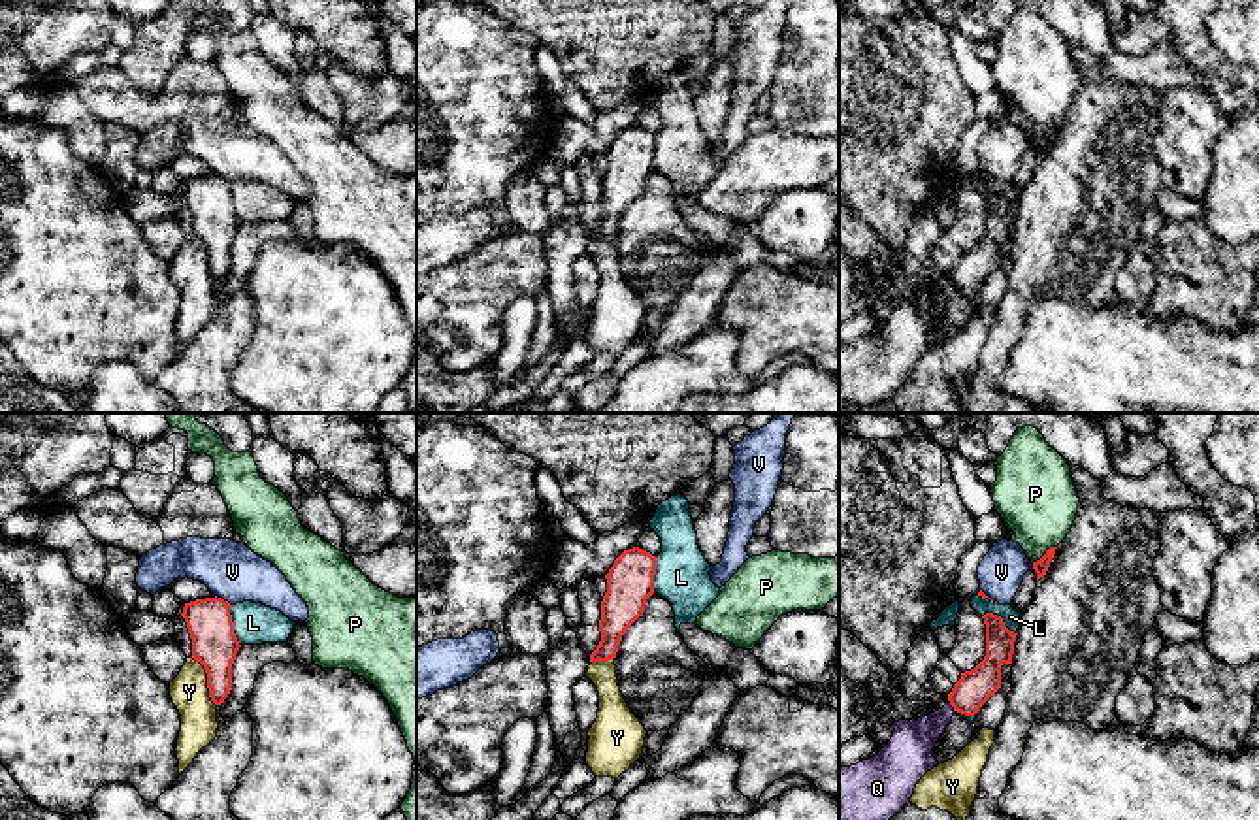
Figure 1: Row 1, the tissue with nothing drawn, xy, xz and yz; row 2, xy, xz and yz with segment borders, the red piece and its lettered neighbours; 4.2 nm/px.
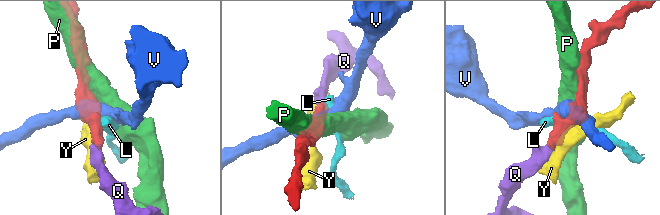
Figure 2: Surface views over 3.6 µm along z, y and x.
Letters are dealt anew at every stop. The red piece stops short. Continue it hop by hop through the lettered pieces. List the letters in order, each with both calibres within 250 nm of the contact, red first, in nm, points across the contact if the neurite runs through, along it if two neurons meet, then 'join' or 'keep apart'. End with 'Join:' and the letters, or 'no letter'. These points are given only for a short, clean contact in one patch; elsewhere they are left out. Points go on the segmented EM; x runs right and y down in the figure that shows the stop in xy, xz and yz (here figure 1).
L: 190 nm thick on the red side, 180 nm on the other; border along xy (230, 606), (232, 632), (240, 645); keep apart
P: 70 nm thick on the red side, 340 nm on the other; keep apart
Q: 150 nm thick on the red side, 190 nm on the other; runs through yz (975, 687), (952, 705), (911, 747); join
V: 190 nm thick on the red side, 240 nm on the other; keep apart
Y: 190 nm thick on the red side, 160 nm on the other; keep apart
Join: Q

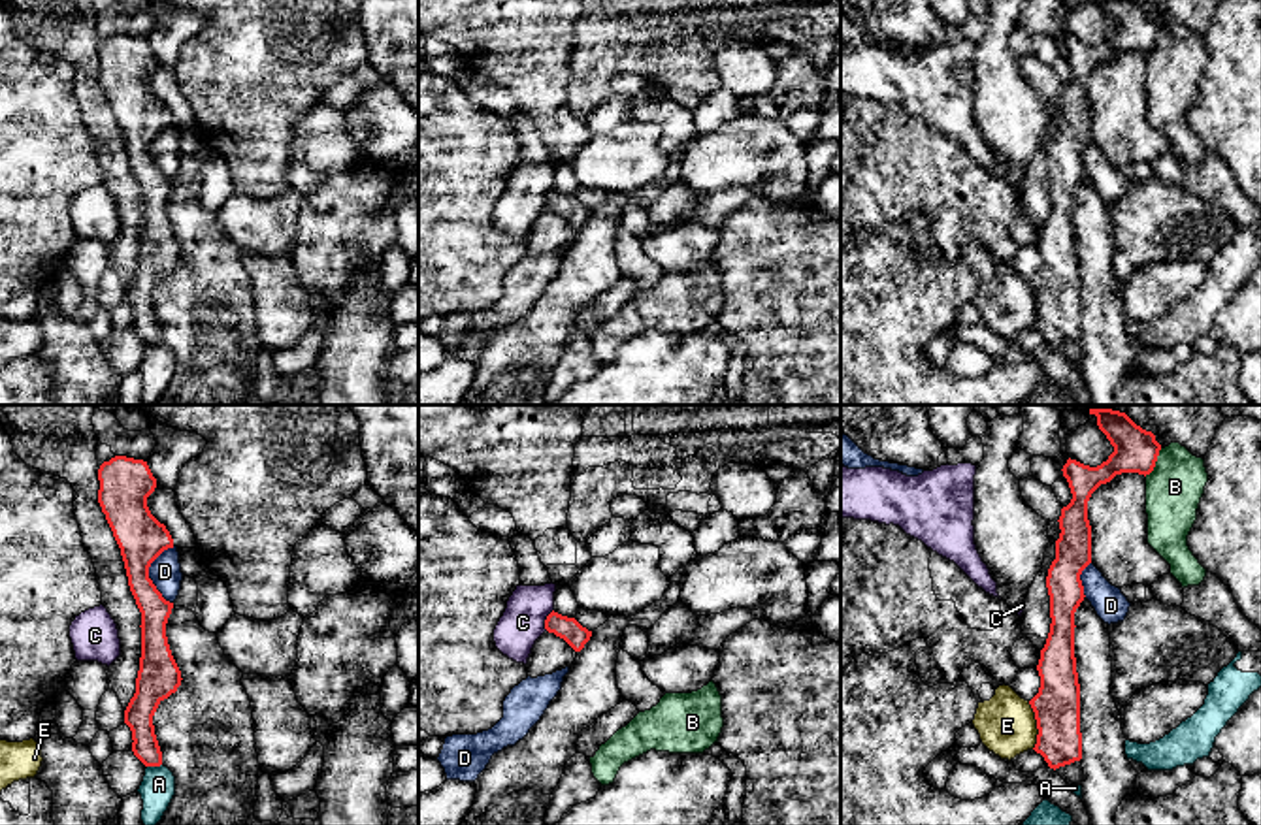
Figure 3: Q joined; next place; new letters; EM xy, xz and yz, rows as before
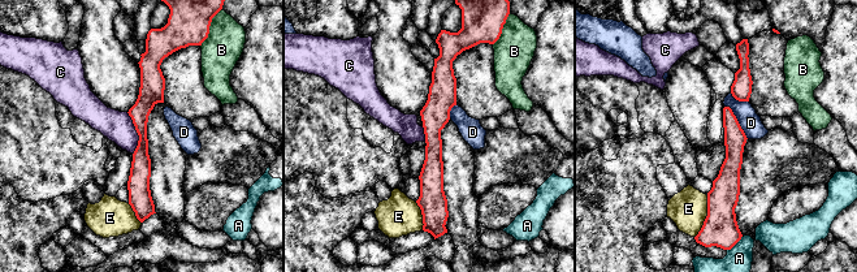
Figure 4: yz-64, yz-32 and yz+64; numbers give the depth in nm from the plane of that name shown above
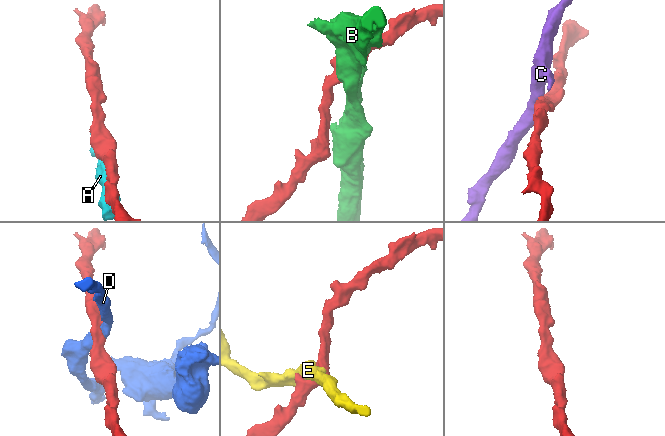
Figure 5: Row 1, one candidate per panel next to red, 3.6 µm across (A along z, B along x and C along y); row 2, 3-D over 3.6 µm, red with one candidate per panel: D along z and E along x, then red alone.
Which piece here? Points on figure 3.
A: 120 nm thick on the red side, 150 nm on the other; keep apart
B: 190 nm thick on the red side, 240 nm on the other; keep apart
C: 100 nm thick on the red side, 190 nm on the other; border along xz (553, 609), (545, 620), (545, 630); keep apart
D: 200 nm thick on the red side, 140 nm on the other; border along xy (168, 547), (151, 564), (149, 579), (172, 603); keep apart
E: 200 nm thick on the red side, 240 nm on the other; keep apart
Join: no letter

